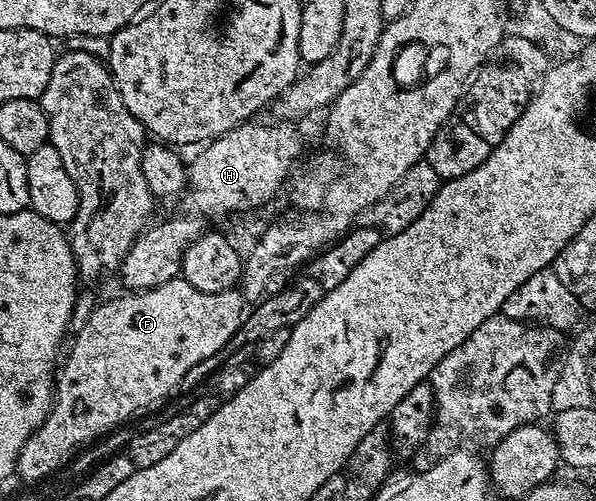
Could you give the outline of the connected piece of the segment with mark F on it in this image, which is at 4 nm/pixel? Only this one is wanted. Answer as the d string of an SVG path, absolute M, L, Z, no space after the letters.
M181 277L164 281L164 285L156 285L147 291L122 293L119 299L110 299L107 303L101 302L95 306L87 324L73 336L74 344L70 352L69 347L65 352L64 362L56 375L50 416L20 448L17 478L22 478L26 483L38 483L48 478L69 461L73 451L80 450L85 443L108 434L125 419L160 402L170 390L174 391L179 386L181 379L193 366L212 357L236 333L244 320L242 307L244 300L241 290L200 293L200 289L192 289L192 285L188 285L188 281Z

